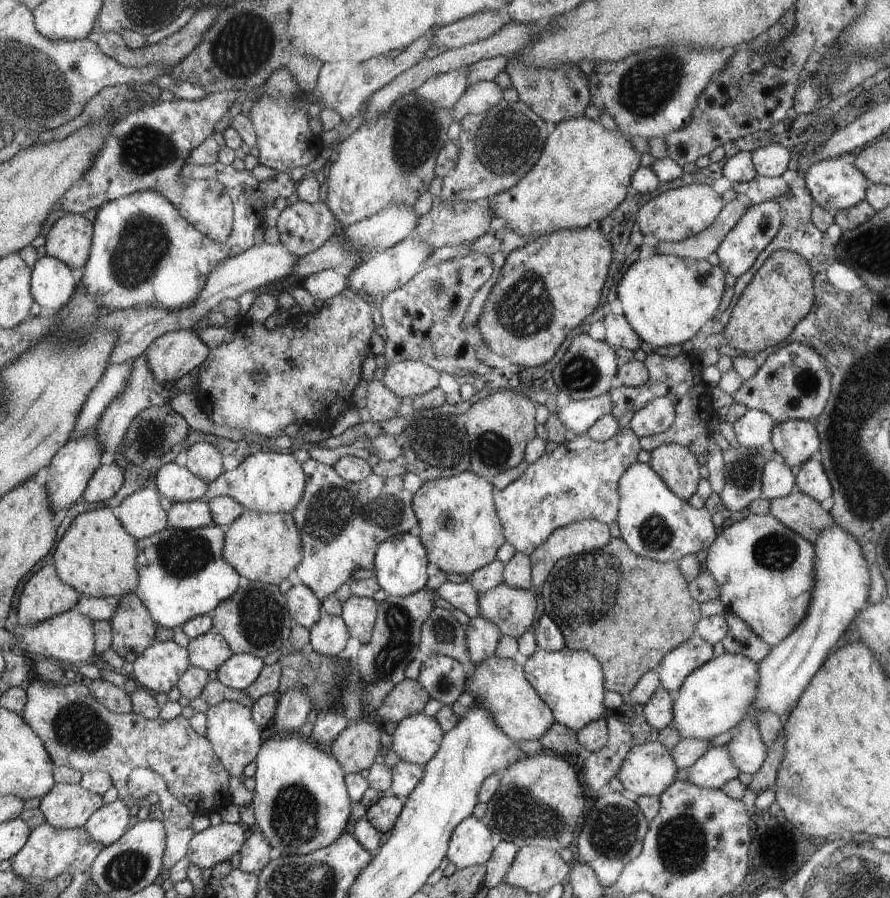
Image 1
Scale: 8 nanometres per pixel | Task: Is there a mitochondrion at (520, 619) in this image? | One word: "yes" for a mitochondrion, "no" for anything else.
no

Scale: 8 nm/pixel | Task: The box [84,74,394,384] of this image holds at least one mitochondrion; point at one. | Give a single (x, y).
(144, 241)

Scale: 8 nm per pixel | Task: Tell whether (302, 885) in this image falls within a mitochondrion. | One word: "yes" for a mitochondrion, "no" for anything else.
yes

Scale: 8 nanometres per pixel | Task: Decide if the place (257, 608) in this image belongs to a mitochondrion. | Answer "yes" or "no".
yes

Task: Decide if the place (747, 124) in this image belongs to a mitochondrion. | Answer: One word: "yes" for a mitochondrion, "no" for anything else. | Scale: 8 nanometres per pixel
no

